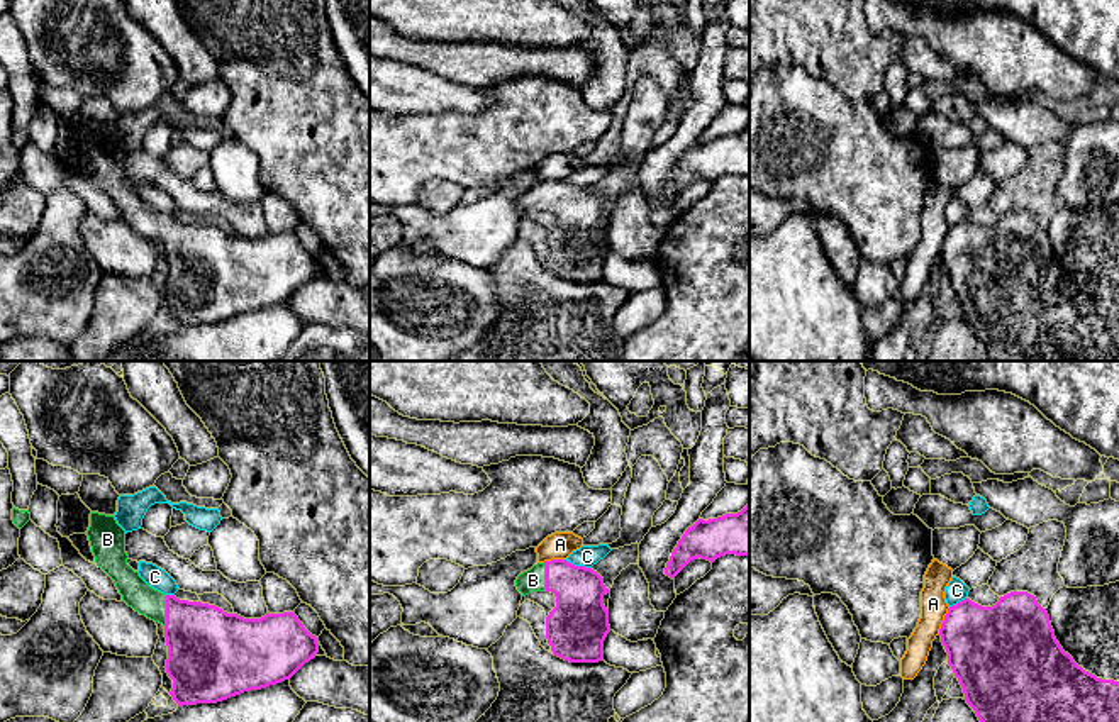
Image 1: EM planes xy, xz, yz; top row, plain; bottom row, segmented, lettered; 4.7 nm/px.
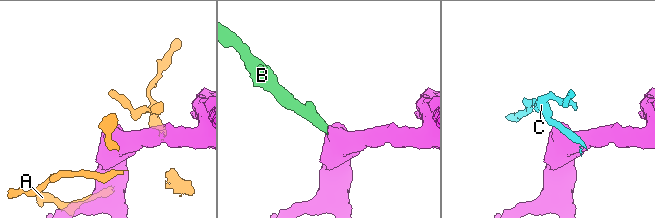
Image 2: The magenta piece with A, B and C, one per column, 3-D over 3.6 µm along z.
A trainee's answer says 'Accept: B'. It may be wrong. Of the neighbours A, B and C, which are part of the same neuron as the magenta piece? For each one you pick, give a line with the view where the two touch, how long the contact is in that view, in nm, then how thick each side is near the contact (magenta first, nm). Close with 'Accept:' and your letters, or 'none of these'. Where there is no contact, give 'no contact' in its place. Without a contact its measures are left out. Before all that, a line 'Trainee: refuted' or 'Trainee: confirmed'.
Trainee: confirmed
B: xy | 140 nm | 360/140 nm
Accept: B

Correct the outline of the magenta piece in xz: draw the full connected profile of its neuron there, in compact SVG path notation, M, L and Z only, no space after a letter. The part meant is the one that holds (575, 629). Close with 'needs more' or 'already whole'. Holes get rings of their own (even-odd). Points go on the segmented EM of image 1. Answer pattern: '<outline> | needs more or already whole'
M551 559L521 573L515 586L522 597L544 590L556 597L556 607L546 617L546 639L554 656L570 663L604 661L604 641L610 632L609 608L604 605L604 595L610 593L610 590L597 571L575 566L566 559Z | needs more

